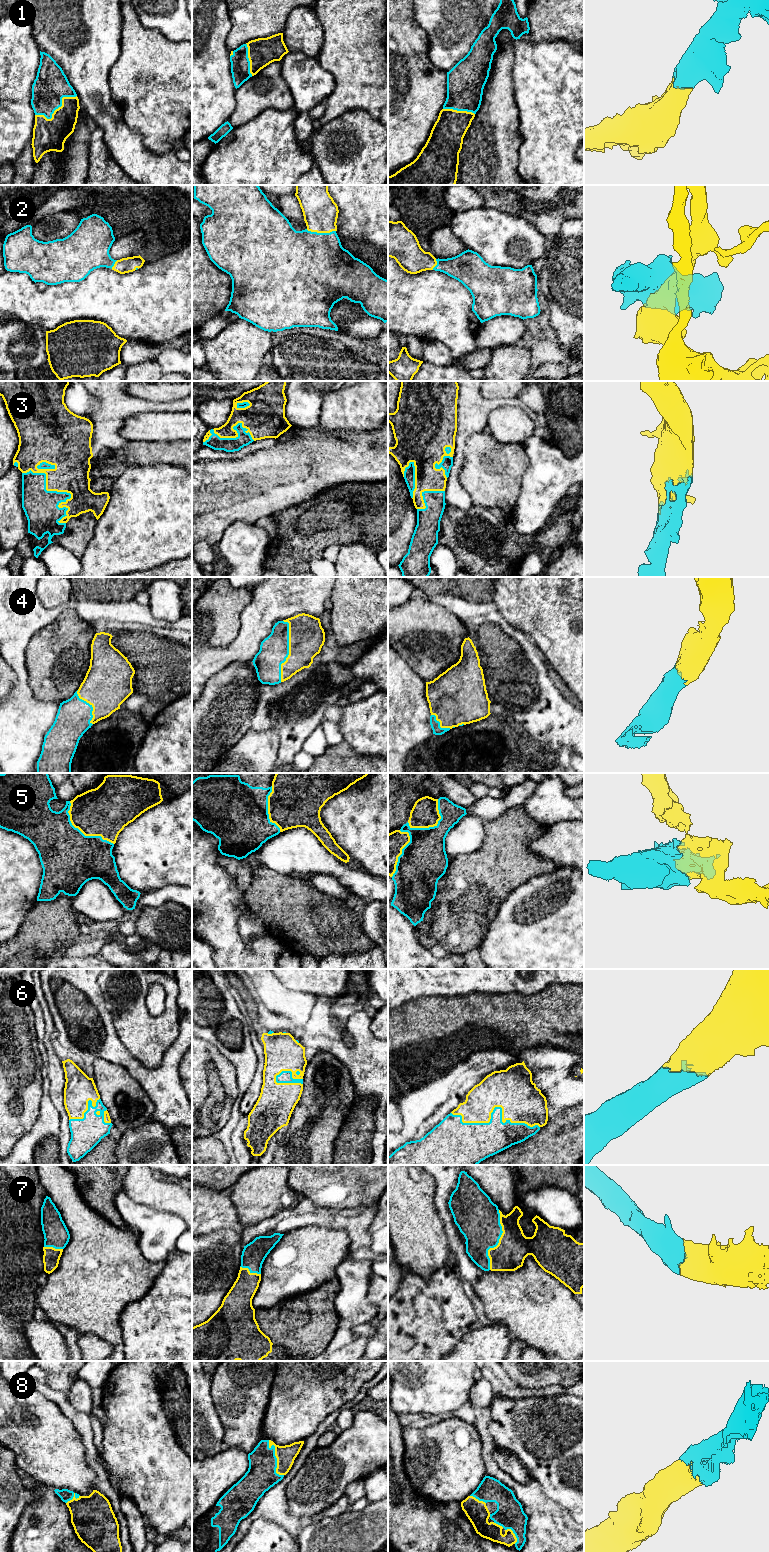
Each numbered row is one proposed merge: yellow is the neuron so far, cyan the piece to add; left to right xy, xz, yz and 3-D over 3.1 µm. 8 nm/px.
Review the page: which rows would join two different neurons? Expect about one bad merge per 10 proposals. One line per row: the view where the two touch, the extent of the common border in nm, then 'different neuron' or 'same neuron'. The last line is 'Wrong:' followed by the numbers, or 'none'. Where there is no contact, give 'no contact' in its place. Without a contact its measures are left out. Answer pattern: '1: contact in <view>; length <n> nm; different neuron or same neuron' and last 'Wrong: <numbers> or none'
1: contact in xy; length 380 nm; same neuron
2: contact in xz; length 240 nm; same neuron
3: contact in xy; length 550 nm; same neuron
4: contact in xz; length 500 nm; same neuron
5: contact in xy; length 500 nm; same neuron
6: contact in yz; length 700 nm; same neuron
7: contact in yz; length 480 nm; same neuron
8: contact in xz; length 320 nm; same neuron
Wrong: none

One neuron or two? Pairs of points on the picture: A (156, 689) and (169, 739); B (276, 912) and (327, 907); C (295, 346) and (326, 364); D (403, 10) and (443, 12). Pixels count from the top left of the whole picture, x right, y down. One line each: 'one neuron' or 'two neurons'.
A: two neurons
B: one neuron
C: one neuron
D: two neurons

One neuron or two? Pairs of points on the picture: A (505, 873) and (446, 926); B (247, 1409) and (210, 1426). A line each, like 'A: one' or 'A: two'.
A: one
B: two

